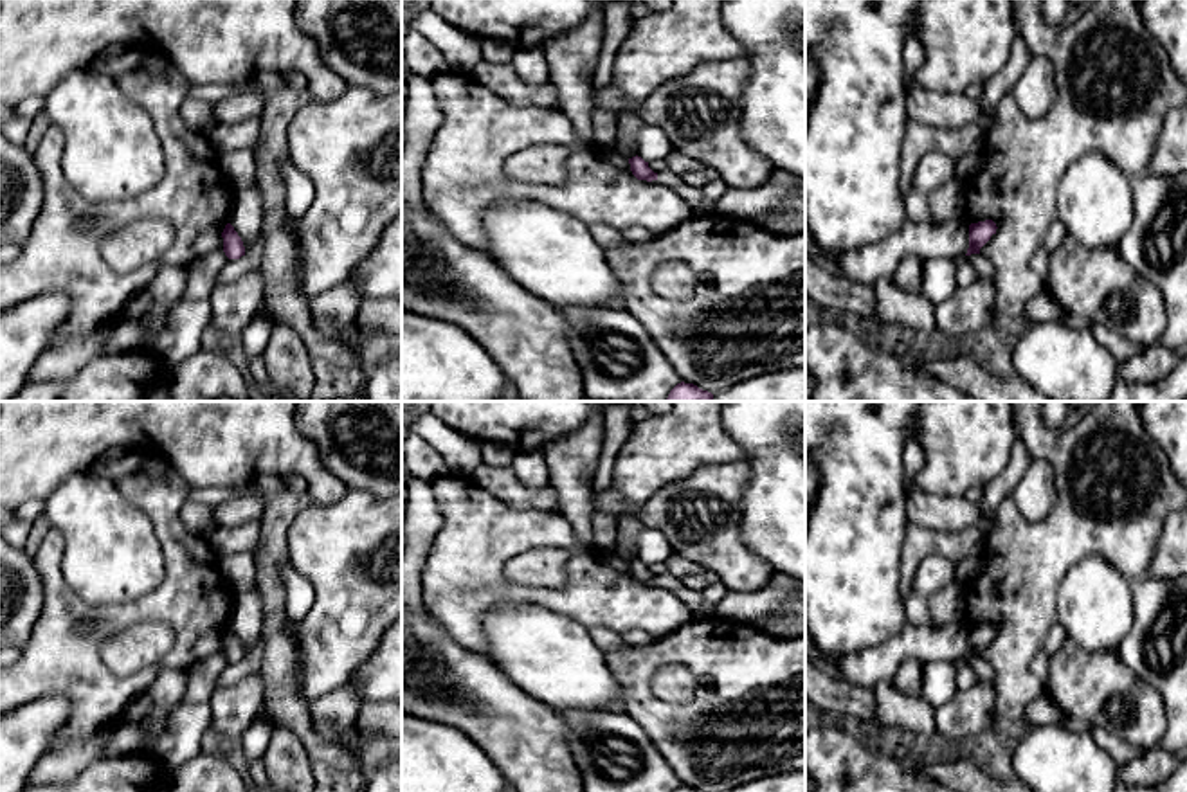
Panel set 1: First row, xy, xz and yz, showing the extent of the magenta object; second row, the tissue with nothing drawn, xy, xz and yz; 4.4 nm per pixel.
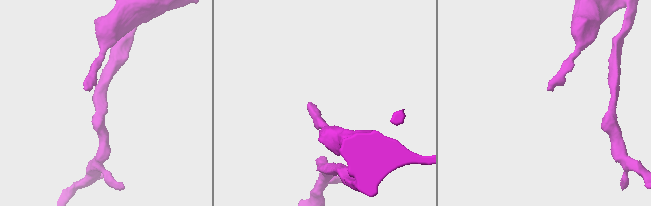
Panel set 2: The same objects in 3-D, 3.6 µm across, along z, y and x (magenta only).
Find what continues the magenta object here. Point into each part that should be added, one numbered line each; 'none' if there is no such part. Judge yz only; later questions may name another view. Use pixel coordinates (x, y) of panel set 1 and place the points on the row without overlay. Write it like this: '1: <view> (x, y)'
none

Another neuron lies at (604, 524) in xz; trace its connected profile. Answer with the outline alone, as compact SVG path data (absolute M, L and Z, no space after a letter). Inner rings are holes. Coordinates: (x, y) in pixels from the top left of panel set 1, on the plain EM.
M594 511L591 526L593 526L593 547L596 551L614 551L618 517L609 511Z

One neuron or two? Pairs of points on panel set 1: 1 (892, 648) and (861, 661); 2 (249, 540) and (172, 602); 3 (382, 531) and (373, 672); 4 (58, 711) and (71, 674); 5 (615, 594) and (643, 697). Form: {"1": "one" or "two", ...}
{"1": "one", "2": "two", "3": "two", "4": "two", "5": "two"}

